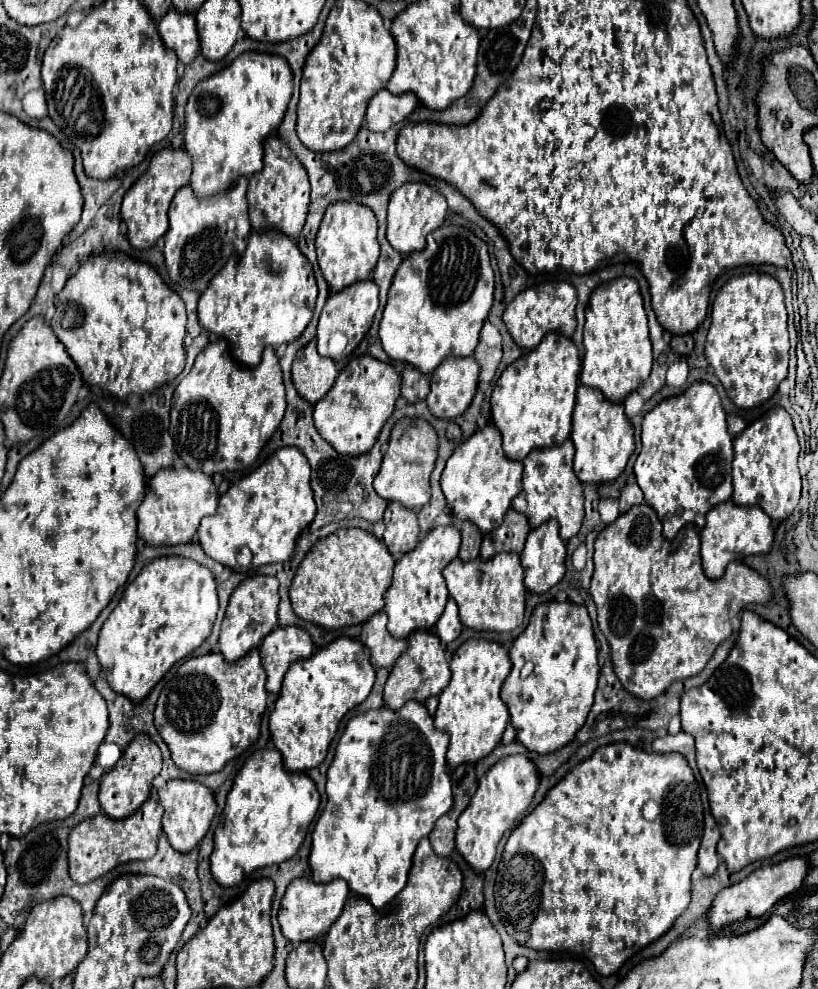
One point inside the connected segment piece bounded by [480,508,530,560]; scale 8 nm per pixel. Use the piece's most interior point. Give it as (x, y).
(510, 536)

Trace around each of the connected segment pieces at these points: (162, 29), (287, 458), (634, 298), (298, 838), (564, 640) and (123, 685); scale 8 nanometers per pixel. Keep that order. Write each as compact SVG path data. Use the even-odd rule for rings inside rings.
M170 8L158 22L158 32L164 40L164 46L172 48L182 64L190 64L200 52L200 40L196 32L194 14L176 12Z
M278 448L258 470L230 486L220 498L218 514L202 520L198 528L204 552L216 562L246 570L238 564L238 552L248 546L254 560L248 568L258 568L272 562L284 562L294 554L294 544L300 532L314 520L316 504L310 488L310 464L298 448Z
M622 276L592 292L586 306L584 350L580 382L600 390L610 402L622 402L648 378L652 368L652 344L648 338L648 320L642 296L634 278Z
M276 748L254 752L234 778L222 814L224 824L214 832L214 852L210 856L214 880L220 886L236 886L256 868L290 860L304 842L318 806L320 794L308 774L284 770Z
M556 600L538 604L526 630L514 640L510 660L512 672L502 686L502 702L508 706L518 742L538 754L564 748L590 712L600 672L598 646L586 608ZM526 662L534 662L534 672L522 680L520 670Z
M160 556L150 560L142 568L138 578L126 586L118 606L110 612L108 620L104 622L98 634L96 654L102 670L108 676L108 684L112 686L112 690L136 702L144 700L148 692L154 688L154 684L158 684L158 680L178 660L192 654L210 636L216 612L218 612L216 580L206 566L180 556Z

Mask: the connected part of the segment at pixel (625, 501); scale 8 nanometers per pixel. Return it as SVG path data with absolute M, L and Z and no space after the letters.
M626 484L620 492L620 498L618 498L618 504L620 504L620 512L626 512L630 510L632 506L636 504L642 504L644 502L644 496L642 496L642 490L638 484Z

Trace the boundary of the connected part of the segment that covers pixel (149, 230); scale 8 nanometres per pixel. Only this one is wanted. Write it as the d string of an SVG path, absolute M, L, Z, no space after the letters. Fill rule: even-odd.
M164 148L150 160L150 168L124 194L122 218L128 226L128 240L134 248L150 248L166 234L168 206L176 190L190 182L190 174L192 174L192 158L188 156L188 152L184 148Z

